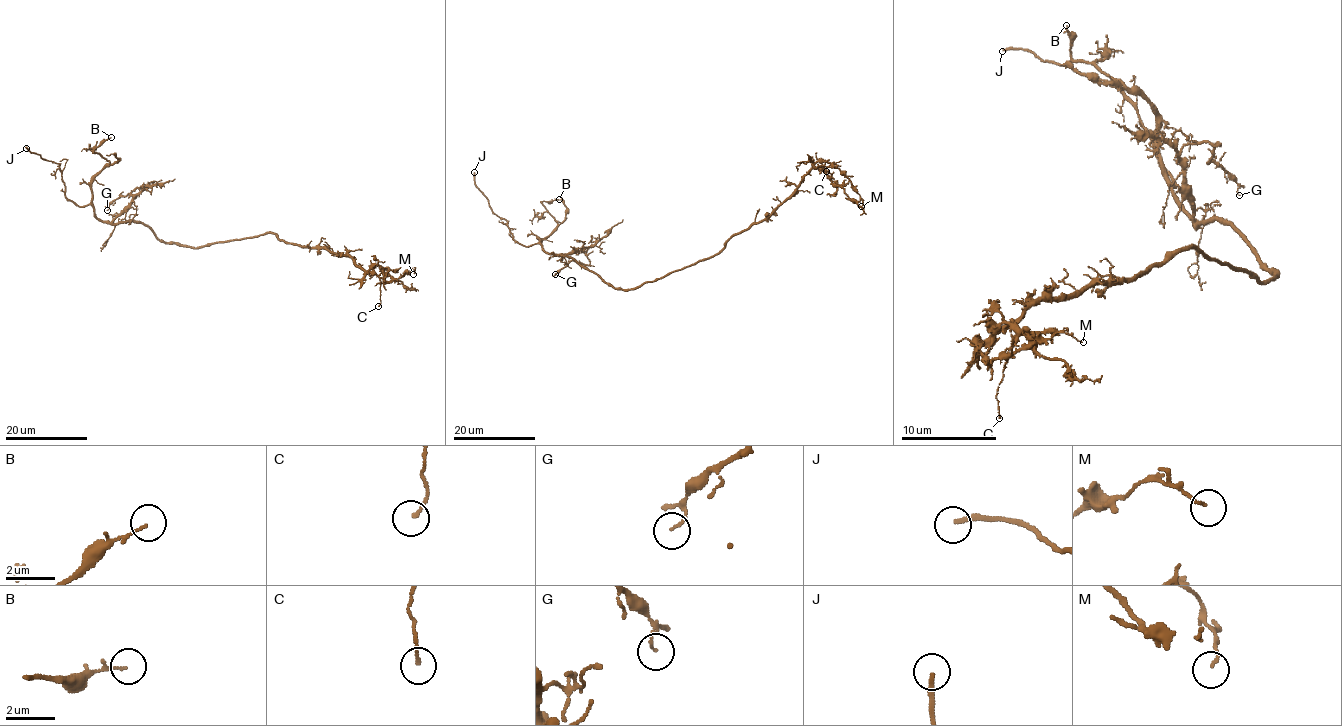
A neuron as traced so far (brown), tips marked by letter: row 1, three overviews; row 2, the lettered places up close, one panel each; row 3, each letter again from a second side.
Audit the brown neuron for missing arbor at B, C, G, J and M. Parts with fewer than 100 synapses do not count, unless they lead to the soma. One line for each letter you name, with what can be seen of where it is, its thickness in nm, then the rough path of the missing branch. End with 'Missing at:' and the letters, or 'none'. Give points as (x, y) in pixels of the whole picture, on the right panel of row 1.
J: (1002, 51) | 200 nm
Missing at: J

